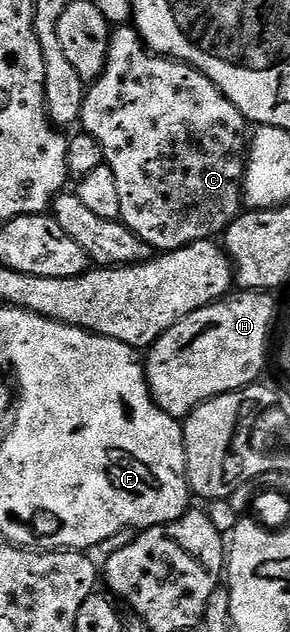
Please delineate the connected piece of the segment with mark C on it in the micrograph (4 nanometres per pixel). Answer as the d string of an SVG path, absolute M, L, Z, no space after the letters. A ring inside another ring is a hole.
M118 26L110 34L110 50L106 59L106 69L98 80L87 87L80 128L91 136L103 152L104 162L116 174L116 187L120 190L120 214L122 223L132 230L152 250L159 253L174 252L177 248L188 246L192 242L214 240L221 237L244 208L244 185L246 182L246 162L248 159L248 121L234 103L225 96L200 70L196 70L183 60L172 60L150 51L142 41L142 35L133 26Z

